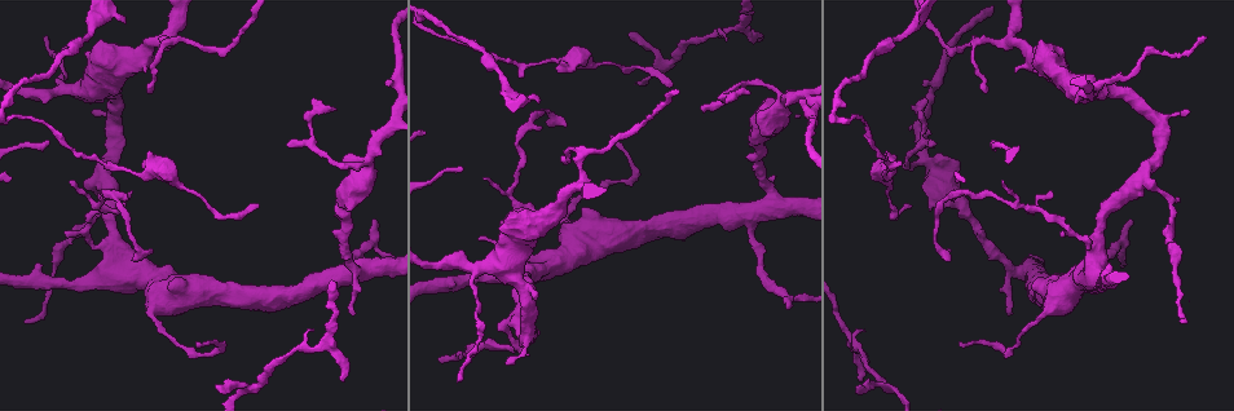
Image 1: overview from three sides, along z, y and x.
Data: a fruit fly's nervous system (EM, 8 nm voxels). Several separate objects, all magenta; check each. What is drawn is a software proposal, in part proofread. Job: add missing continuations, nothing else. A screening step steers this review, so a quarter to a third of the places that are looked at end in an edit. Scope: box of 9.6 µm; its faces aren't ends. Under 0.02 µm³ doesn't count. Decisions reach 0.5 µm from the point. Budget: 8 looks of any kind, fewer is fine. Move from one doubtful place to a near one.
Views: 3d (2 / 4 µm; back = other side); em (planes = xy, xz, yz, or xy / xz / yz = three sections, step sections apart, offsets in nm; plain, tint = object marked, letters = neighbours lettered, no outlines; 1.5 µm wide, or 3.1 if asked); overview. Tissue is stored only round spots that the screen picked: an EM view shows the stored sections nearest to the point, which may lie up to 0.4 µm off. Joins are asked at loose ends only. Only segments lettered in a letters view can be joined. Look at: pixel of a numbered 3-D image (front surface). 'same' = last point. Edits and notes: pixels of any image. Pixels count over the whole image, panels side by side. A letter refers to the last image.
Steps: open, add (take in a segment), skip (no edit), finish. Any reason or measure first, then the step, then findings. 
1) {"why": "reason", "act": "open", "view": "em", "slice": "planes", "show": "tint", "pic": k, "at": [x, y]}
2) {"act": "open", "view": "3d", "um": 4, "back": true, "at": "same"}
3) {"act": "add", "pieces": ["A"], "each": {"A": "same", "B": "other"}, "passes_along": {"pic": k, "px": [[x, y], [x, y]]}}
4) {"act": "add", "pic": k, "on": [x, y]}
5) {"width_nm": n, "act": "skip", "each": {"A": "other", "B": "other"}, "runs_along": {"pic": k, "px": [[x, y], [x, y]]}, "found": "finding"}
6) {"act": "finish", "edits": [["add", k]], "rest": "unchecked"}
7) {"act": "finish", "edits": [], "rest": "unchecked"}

{"act": "open", "view": "em", "slice": "xz", "step": 4, "show": "tint", "pic": 1, "at": [124, 21]}

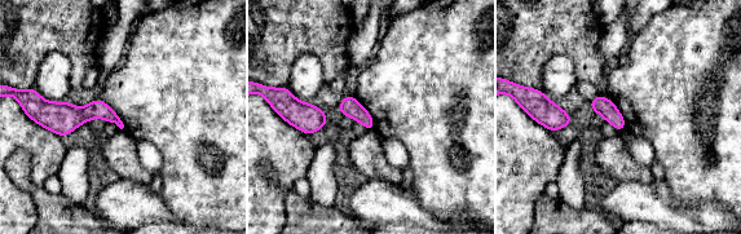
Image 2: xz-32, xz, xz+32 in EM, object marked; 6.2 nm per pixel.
{"act": "open", "view": "em", "slice": "planes", "show": "letters", "at": "same"}

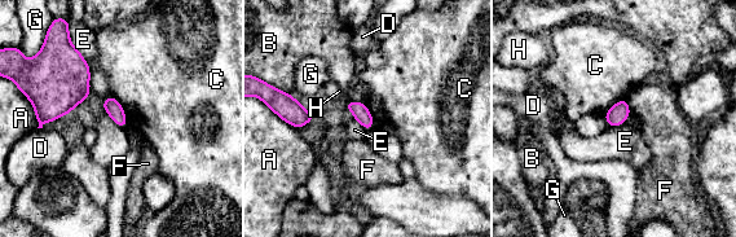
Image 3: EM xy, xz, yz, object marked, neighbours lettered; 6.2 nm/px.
{"longest_contact_nm": ["C", 220], "act": "skip", "each": {"A": "other", "B": "other", "C": "other", "D": "other", "E": "other", "F": "other", "G": "other", "H": "other"}, "border": {"pic": 3, "px": [[111, 96], [122, 106], [128, 126]]}, "found": "none of them fits"}

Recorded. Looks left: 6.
{"why": "thin end", "act": "open", "view": "3d", "um": 4, "pic": 1, "at": [291, 142]}

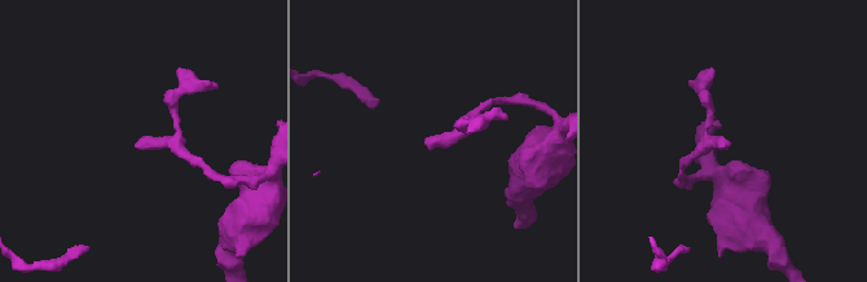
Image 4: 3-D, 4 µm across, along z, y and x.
{"act": "open", "view": "em", "slice": "xy", "step": 4, "show": "tint", "pic": 4, "at": [140, 141]}

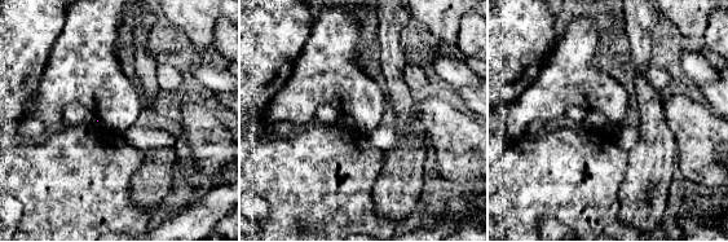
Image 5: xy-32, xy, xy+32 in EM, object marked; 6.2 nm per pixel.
{"why": "another direction", "act": "open", "view": "em", "slice": "planes", "show": "letters", "at": "same"}

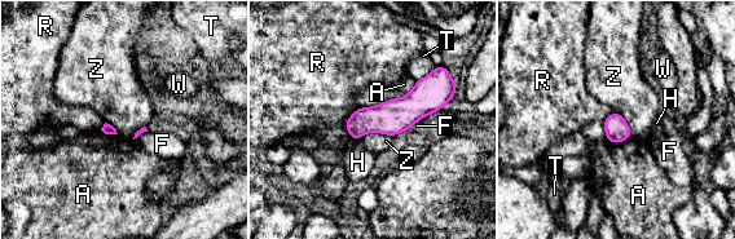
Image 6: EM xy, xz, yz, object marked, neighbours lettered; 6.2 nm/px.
{"act": "skip", "each": {"A": "other", "F": "other", "H": "other", "R": "other", "T": "other", "W": "other", "Z": "other"}, "found": "no lettered segment goes on from it"}

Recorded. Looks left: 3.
{"why": "an open end", "act": "open", "view": "3d", "um": 4, "pic": 1, "at": [859, 381]}

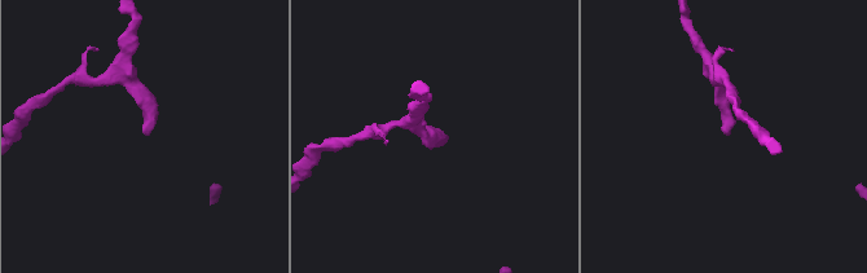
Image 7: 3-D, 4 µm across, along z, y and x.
{"act": "open", "view": "em", "slice": "yz", "step": 4, "show": "plain", "pic": 7, "at": [150, 131]}

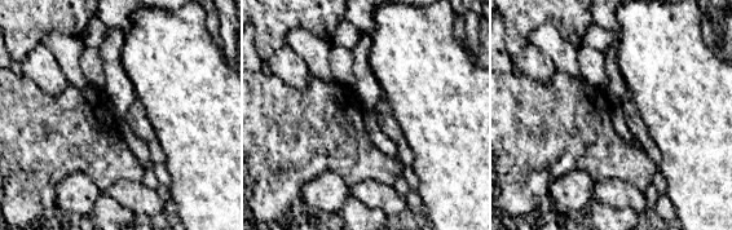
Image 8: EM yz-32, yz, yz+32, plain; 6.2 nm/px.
{"why": "what lies round it", "act": "open", "view": "em", "slice": "yz", "step": 4, "show": "letters", "at": "same"}

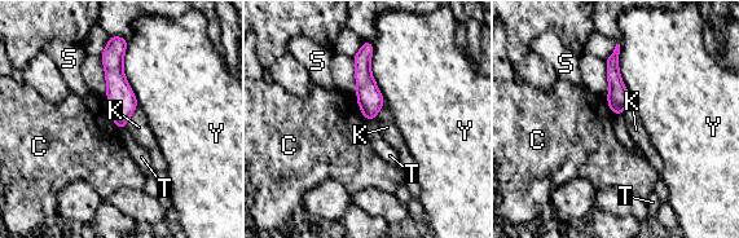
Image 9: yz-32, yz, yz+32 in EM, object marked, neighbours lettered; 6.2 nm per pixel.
{"longest_contact_nm": ["Y", 420], "act": "skip", "each": {"C": "other", "K": "other", "S": "other", "T": "other", "Y": "other"}, "border": {"pic": 9, "px": [[375, 118], [365, 120]]}, "found": "no lettered segment goes on from it"}

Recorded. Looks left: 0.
{"act": "finish", "edits": [], "rest": "unchecked"}

